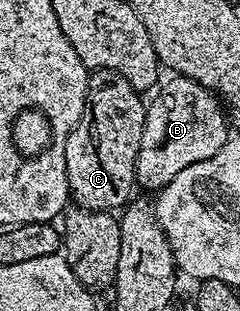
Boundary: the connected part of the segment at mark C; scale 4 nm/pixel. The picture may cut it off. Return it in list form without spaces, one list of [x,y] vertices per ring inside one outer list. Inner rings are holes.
[[[94,70],[88,76],[84,114],[64,142],[71,201],[87,210],[119,211],[128,205],[136,186],[136,161],[142,144],[146,102],[118,72]]]

